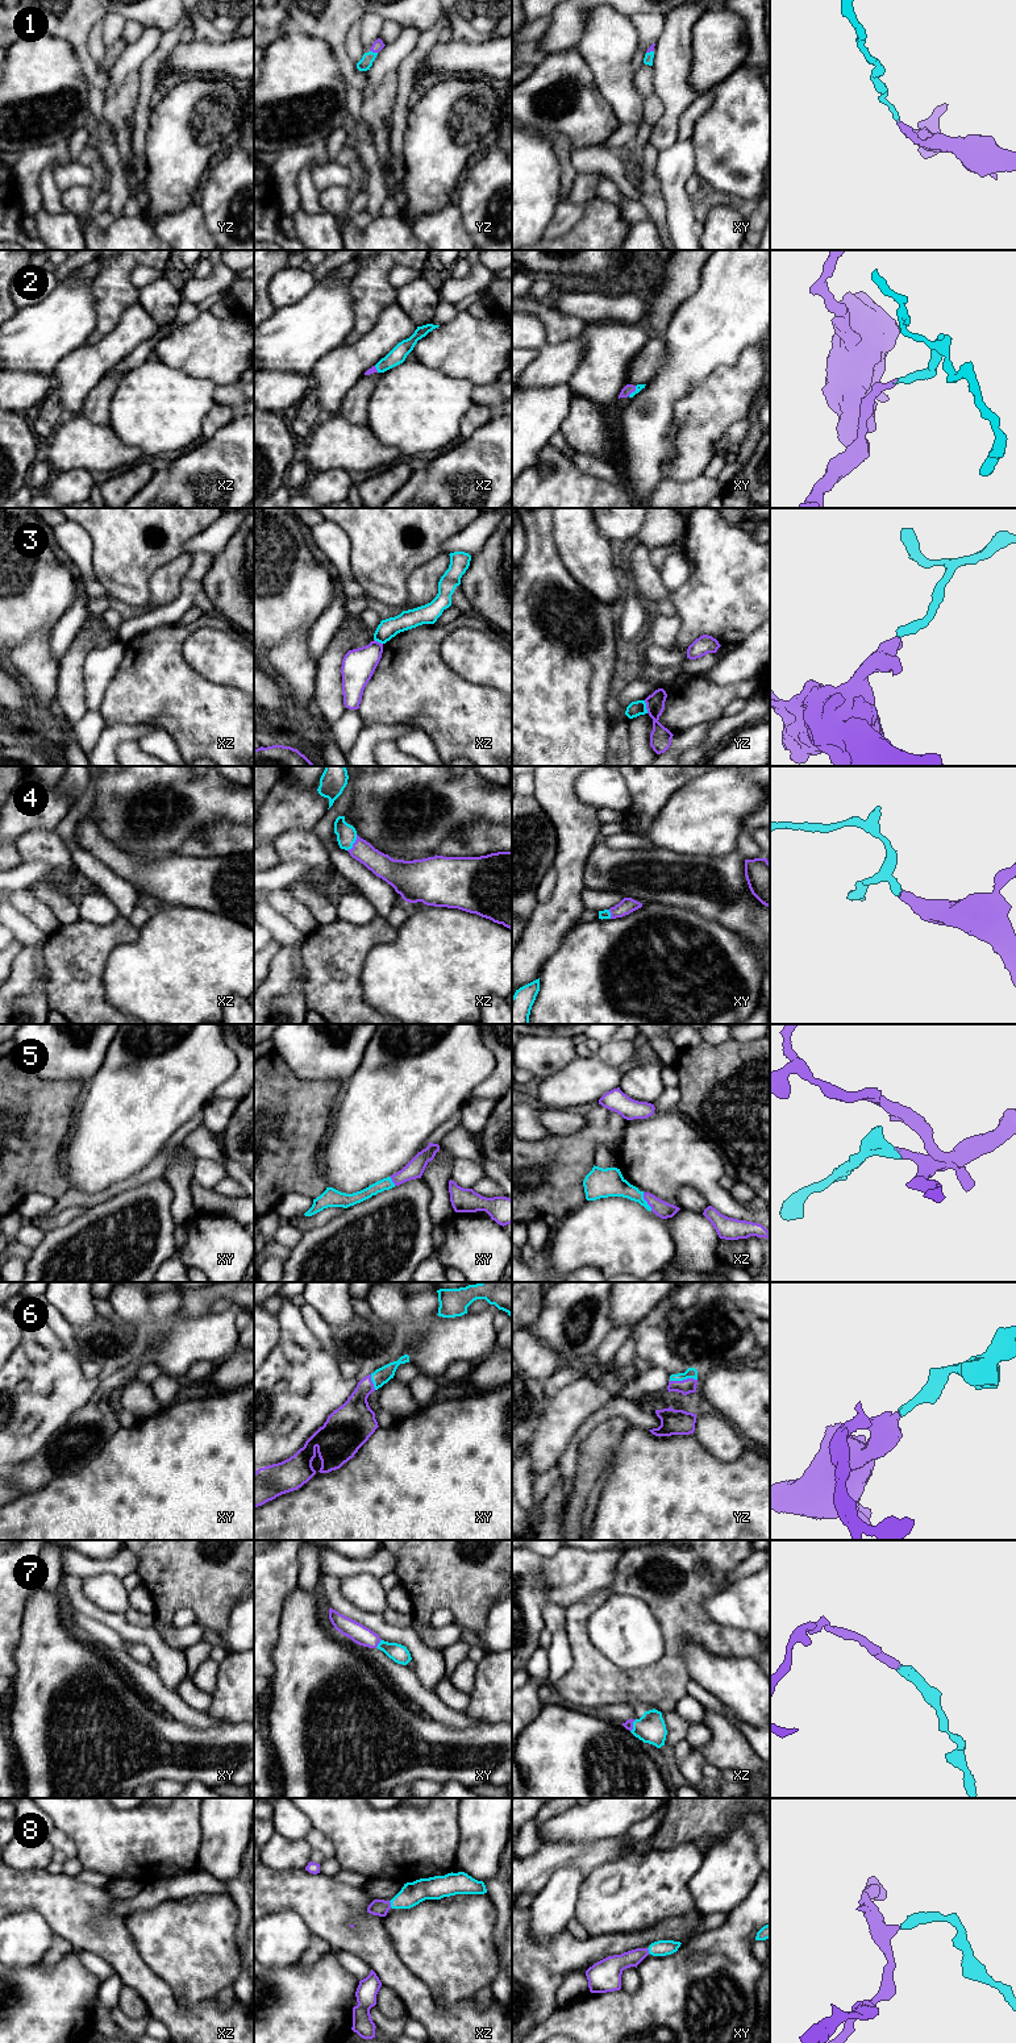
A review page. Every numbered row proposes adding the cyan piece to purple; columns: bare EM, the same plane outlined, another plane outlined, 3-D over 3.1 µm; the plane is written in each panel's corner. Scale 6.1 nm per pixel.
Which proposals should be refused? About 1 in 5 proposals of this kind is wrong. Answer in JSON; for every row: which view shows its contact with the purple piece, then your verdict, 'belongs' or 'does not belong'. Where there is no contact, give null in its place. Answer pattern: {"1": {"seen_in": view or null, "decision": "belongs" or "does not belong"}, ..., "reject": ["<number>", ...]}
{"1": {"seen_in": "yz", "decision": "belongs"}, "2": {"seen_in": "xy", "decision": "belongs"}, "3": {"seen_in": "yz", "decision": "does not belong"}, "4": {"seen_in": "xz", "decision": "belongs"}, "5": {"seen_in": "xz", "decision": "belongs"}, "6": {"seen_in": "yz", "decision": "belongs"}, "7": {"seen_in": "xy", "decision": "belongs"}, "8": {"seen_in": "xz", "decision": "belongs"}, "reject": ["3"]}

